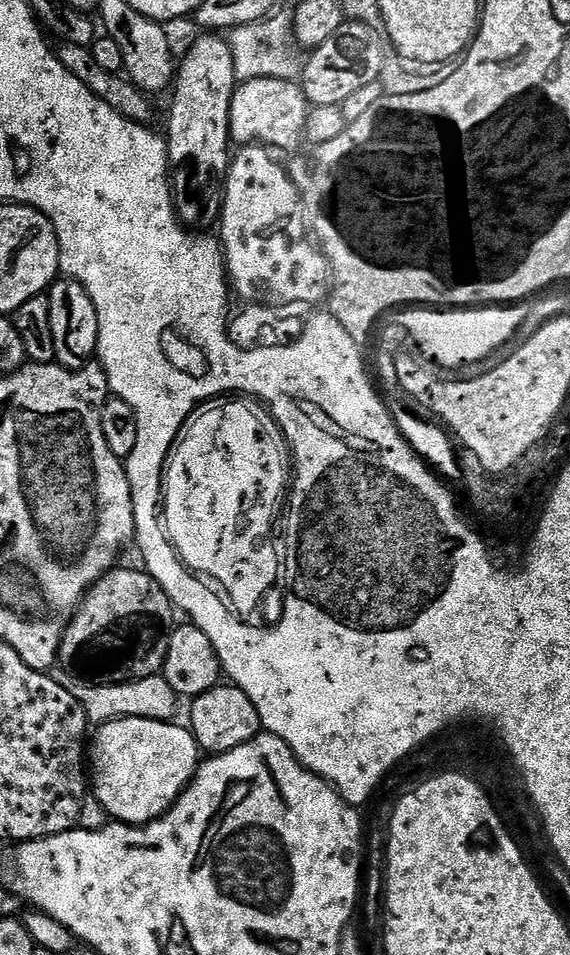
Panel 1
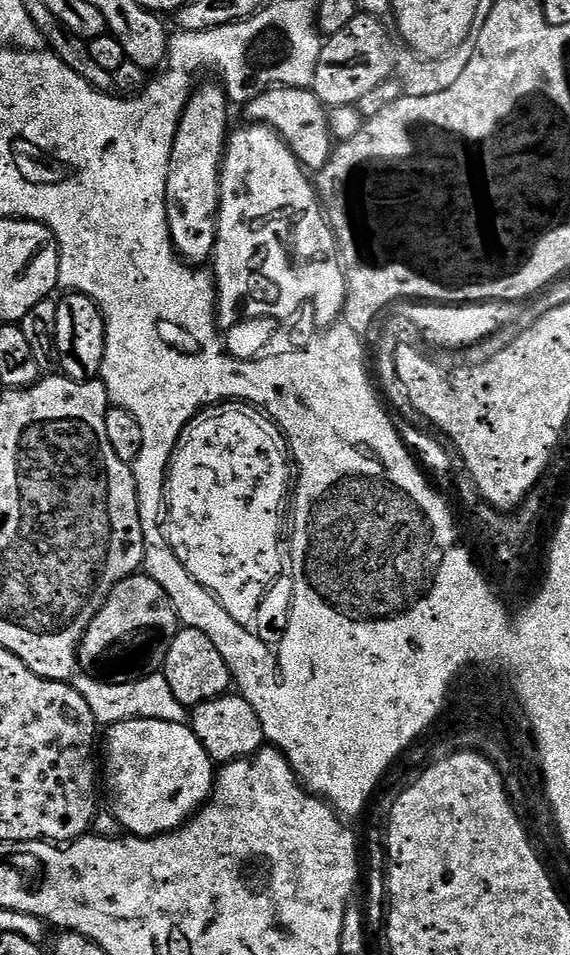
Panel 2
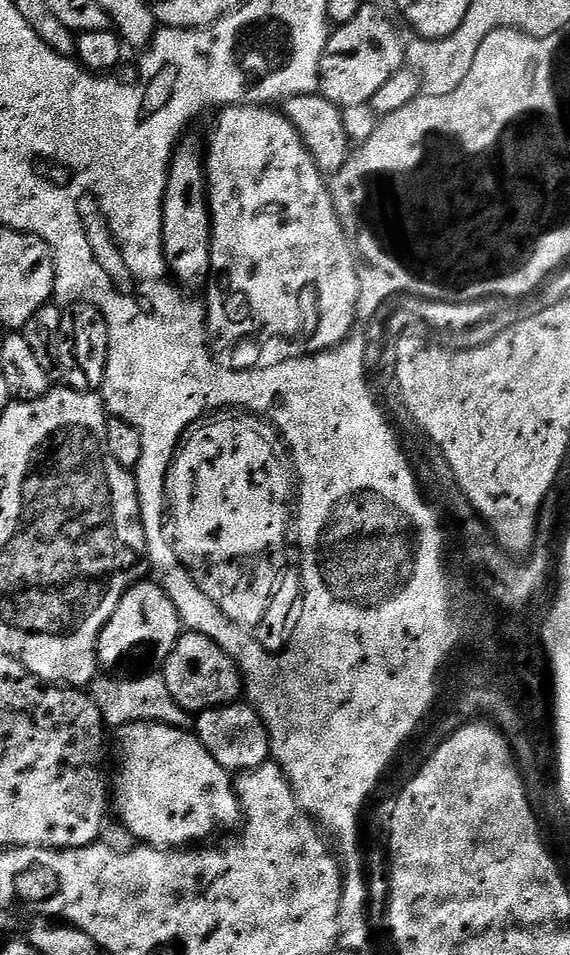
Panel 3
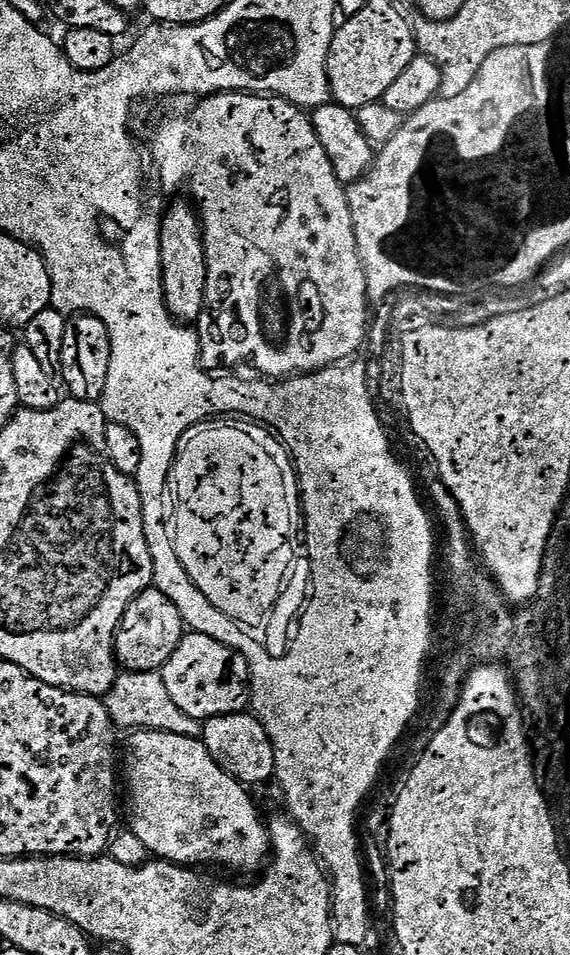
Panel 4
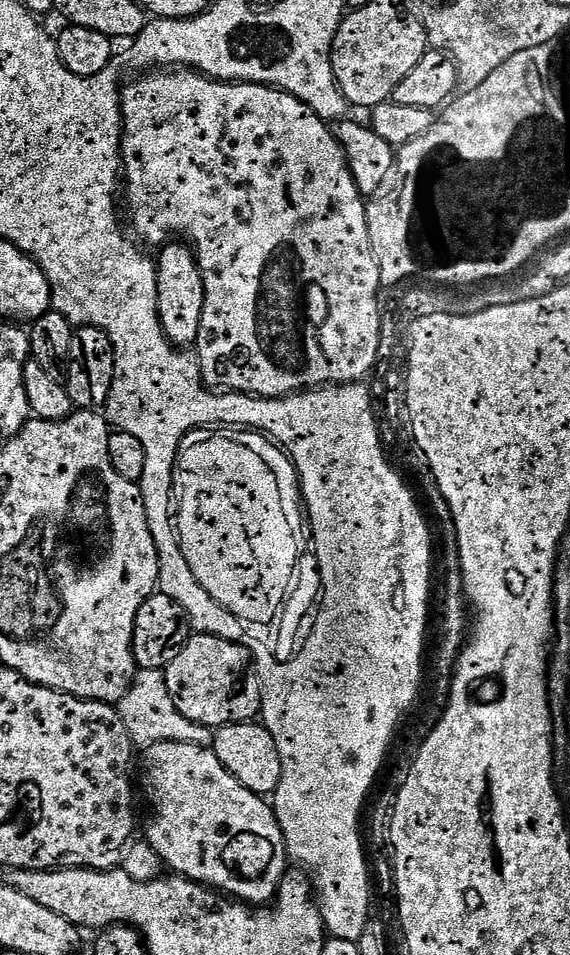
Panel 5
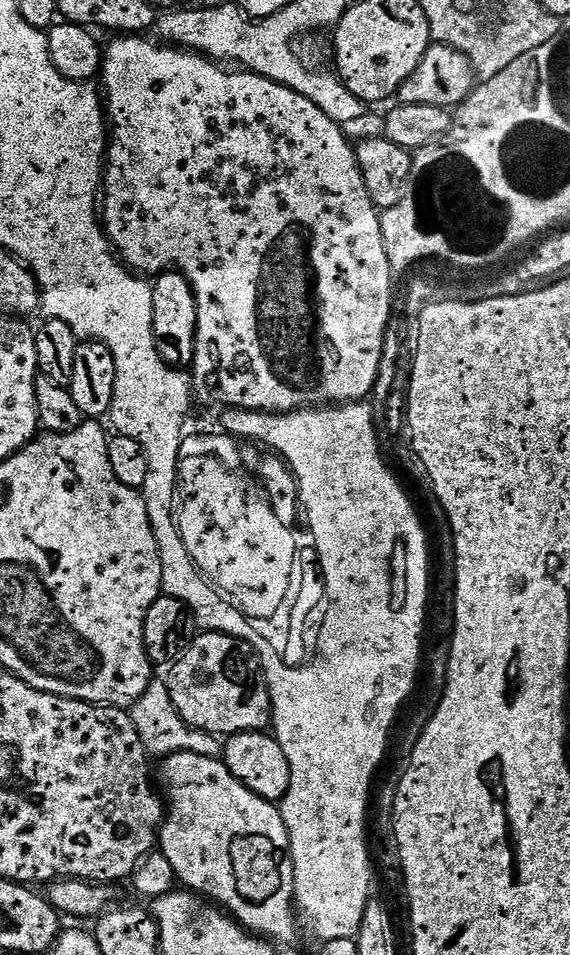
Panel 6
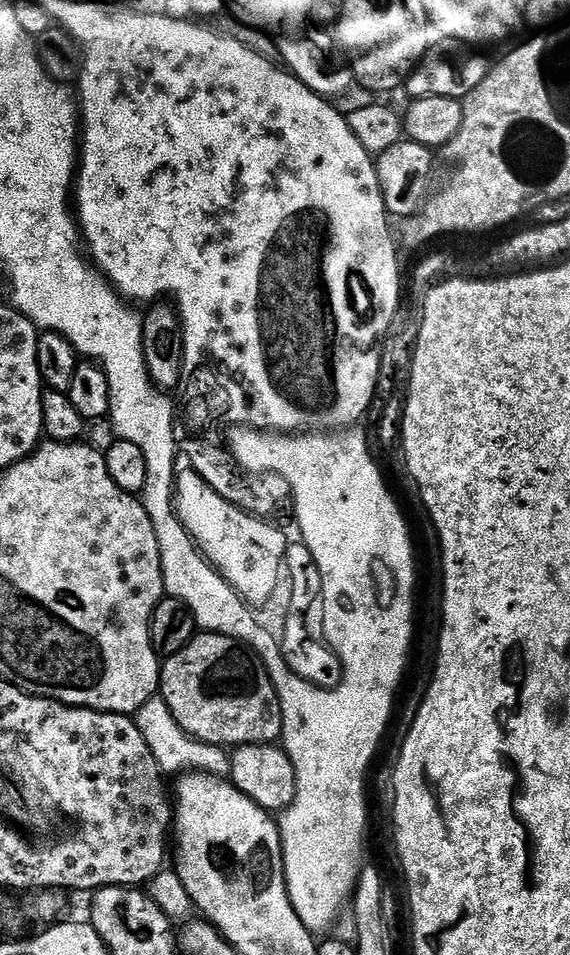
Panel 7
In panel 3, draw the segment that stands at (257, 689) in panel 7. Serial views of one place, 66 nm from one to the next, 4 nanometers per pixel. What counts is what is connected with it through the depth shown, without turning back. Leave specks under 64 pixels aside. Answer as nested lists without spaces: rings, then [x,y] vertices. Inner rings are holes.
[[[185,631],[181,634],[164,662],[162,675],[170,694],[174,694],[174,702],[178,702],[178,706],[190,714],[235,704],[242,696],[240,667],[232,661],[230,654],[226,654],[226,650],[222,650],[222,646],[197,632]]]

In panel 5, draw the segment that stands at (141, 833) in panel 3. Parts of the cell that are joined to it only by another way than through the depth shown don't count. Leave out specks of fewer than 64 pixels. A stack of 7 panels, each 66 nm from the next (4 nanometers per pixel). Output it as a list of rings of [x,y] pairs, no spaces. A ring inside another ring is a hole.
[[[158,742],[147,745],[143,751],[144,792],[152,807],[146,841],[157,852],[163,867],[249,906],[267,905],[279,893],[280,883],[290,868],[288,847],[284,845],[284,835],[271,803],[246,790],[238,778],[231,776],[211,747]]]

